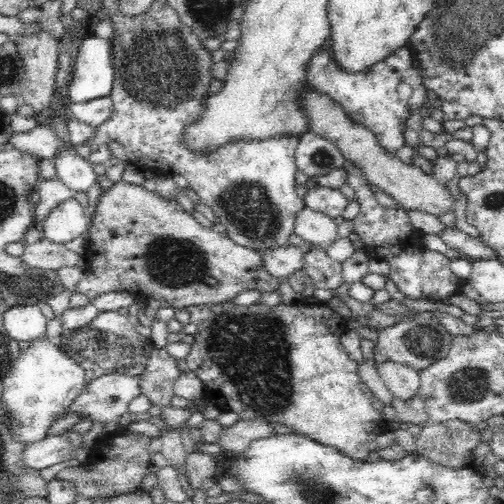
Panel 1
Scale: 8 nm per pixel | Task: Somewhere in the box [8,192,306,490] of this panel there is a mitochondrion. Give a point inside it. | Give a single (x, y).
(251, 349)

